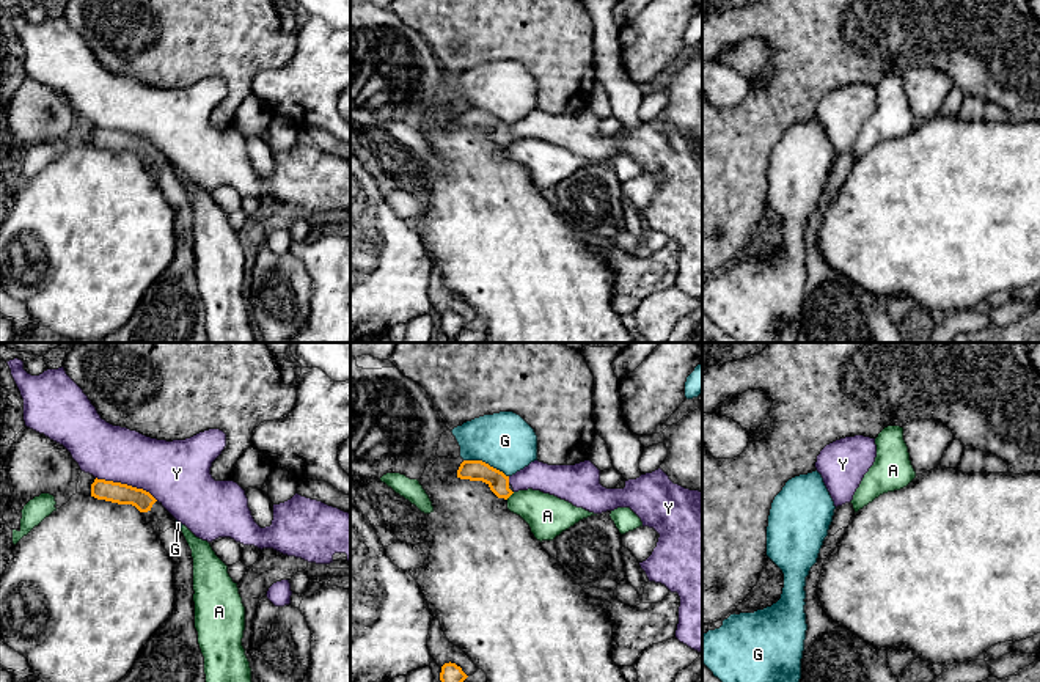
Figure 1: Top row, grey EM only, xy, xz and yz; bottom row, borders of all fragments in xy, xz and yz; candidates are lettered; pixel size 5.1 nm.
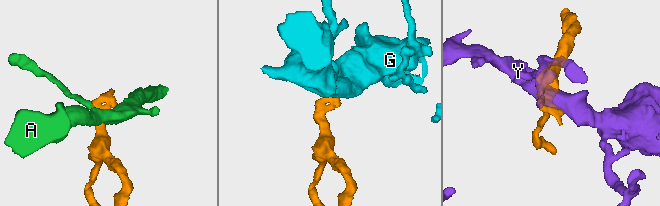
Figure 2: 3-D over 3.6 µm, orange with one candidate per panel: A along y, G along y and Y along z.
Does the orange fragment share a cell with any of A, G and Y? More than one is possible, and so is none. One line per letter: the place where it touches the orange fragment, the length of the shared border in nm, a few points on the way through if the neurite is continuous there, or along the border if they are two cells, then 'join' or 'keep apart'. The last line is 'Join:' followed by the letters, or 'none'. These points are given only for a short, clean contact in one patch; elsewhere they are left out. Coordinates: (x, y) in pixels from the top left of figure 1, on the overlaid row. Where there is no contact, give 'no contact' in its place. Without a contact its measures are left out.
A: meets orange in xz at (509, 495); contact 60 nm long; keep apart
G: meets orange in xz at (484, 462); contact 240 nm long; keep apart
Y: meets orange in xy at (126, 484); contact 340 nm long; border along xy (96, 476), (106, 481), (120, 481), (142, 487), (157, 500); keep apart
Join: none

